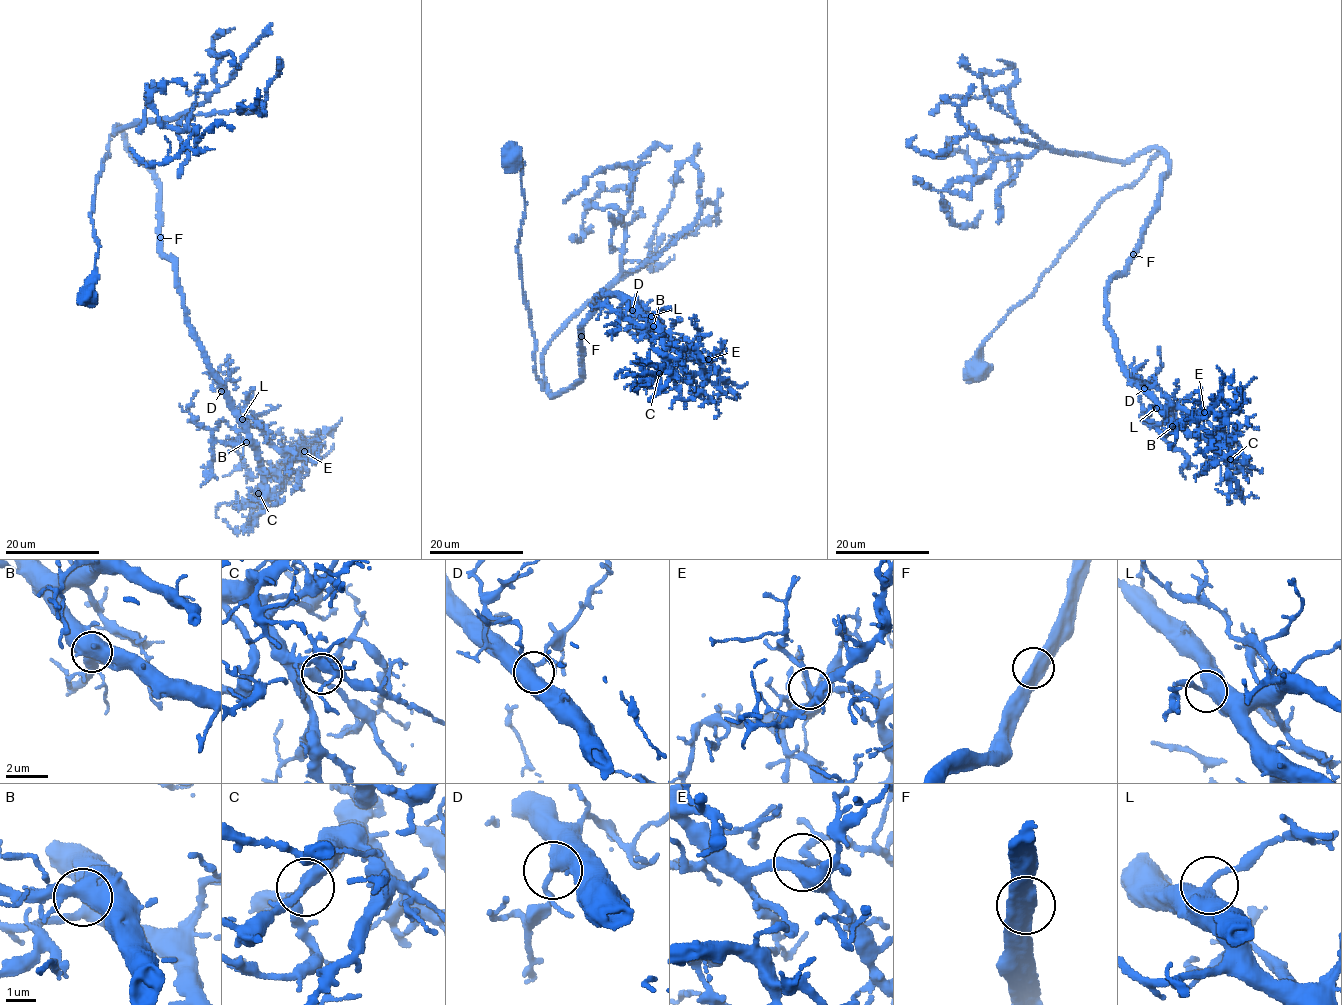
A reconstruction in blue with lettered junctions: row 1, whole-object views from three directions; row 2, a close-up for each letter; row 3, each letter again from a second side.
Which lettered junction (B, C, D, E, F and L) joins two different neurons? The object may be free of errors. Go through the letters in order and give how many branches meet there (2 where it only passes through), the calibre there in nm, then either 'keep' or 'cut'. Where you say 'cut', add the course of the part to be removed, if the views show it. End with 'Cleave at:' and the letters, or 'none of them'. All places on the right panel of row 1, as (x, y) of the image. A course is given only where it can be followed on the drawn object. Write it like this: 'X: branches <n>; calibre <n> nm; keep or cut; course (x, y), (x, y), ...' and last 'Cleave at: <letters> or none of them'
B: branches 2; calibre 600 nm; keep
C: branches 3; calibre 320 nm; keep
D: branches 2; calibre 460 nm; keep
E: branches 3; calibre 380 nm; keep
F: branches 2; calibre 550 nm; keep
L: branches 2; calibre 480 nm; keep
Cleave at: none of them

